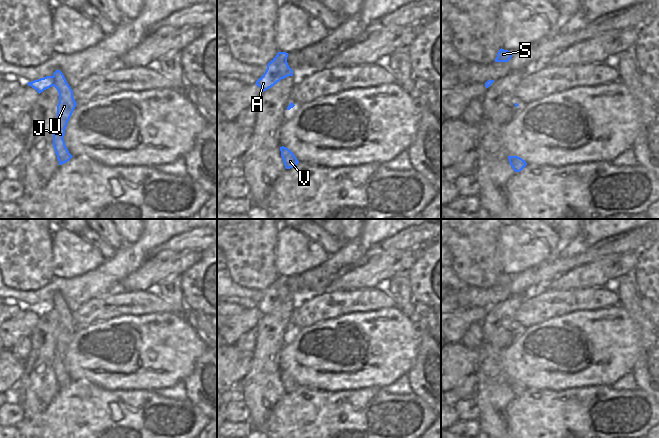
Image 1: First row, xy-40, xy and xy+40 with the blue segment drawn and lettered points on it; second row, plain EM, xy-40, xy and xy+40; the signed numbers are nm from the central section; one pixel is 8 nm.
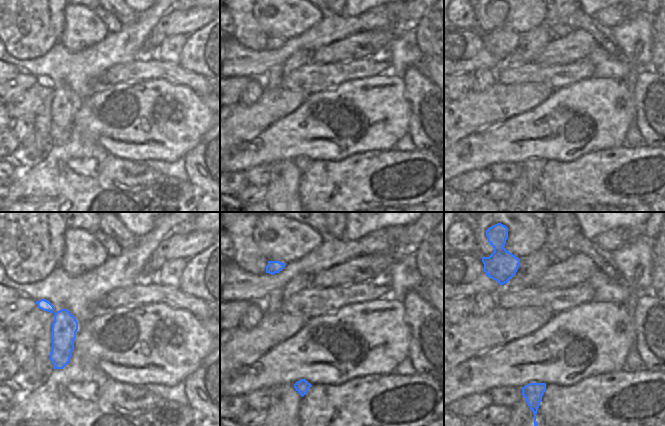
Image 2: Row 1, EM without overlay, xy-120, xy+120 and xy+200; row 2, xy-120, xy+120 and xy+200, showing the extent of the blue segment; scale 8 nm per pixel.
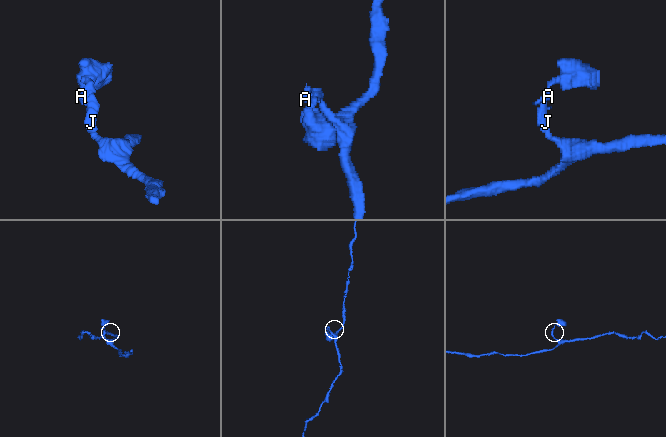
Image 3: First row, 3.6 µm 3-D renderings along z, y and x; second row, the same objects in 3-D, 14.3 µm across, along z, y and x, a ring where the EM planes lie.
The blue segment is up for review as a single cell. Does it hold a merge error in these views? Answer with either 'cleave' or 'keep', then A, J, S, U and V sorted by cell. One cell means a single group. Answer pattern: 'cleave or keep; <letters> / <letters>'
keep; A J S U V

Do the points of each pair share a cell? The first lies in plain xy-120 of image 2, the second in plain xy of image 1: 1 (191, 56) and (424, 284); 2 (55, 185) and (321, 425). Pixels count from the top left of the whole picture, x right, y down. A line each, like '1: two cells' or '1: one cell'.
1: one cell
2: one cell

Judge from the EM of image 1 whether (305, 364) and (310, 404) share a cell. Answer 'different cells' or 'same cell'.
different cells

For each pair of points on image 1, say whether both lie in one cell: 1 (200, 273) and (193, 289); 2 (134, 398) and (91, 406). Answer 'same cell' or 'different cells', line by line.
1: same cell
2: same cell

